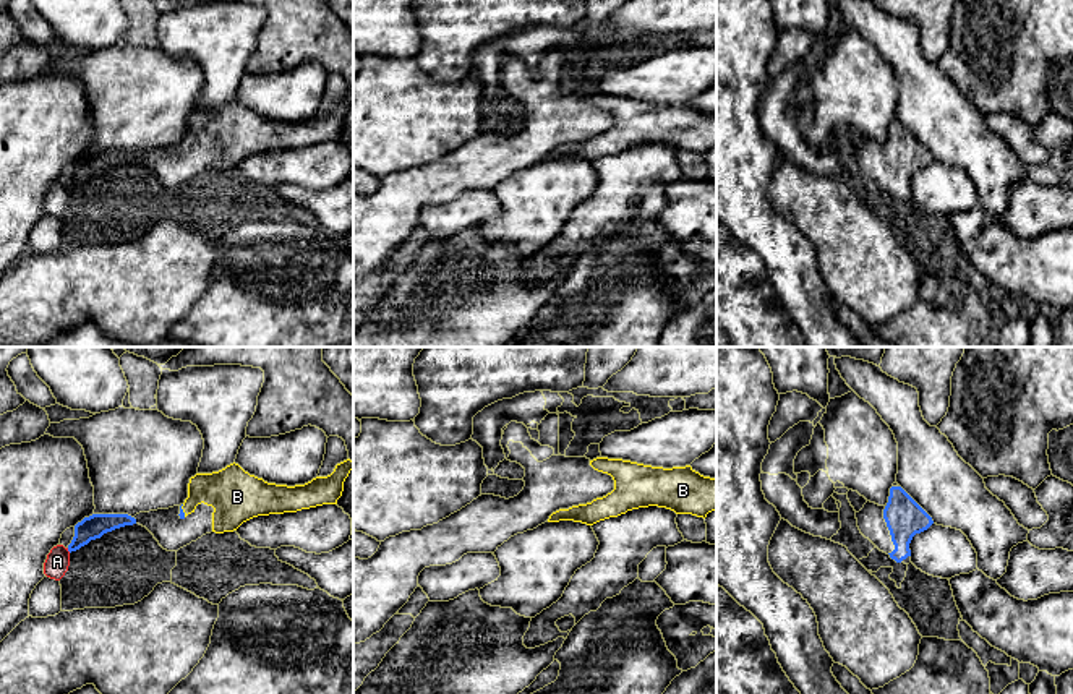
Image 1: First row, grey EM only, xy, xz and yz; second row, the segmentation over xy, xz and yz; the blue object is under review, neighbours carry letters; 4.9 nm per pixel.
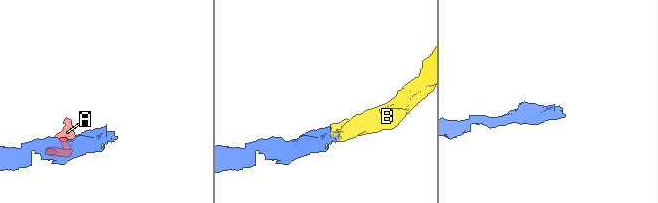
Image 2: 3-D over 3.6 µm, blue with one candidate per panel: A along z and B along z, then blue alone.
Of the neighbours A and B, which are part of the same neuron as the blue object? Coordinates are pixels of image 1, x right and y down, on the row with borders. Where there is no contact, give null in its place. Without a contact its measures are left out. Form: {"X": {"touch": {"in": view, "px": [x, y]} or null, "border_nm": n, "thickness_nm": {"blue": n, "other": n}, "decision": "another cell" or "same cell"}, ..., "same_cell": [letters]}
{"A": {"touch": {"in": "xy", "px": [68, 550]}, "border_nm": 30, "thickness_nm": {"blue": 120, "other": 120}, "decision": "another cell"}, "B": {"touch": {"in": "xy", "px": [182, 511]}, "border_nm": 70, "thickness_nm": {"blue": 30, "other": 220}, "decision": "same cell"}, "same_cell": ["B"]}

